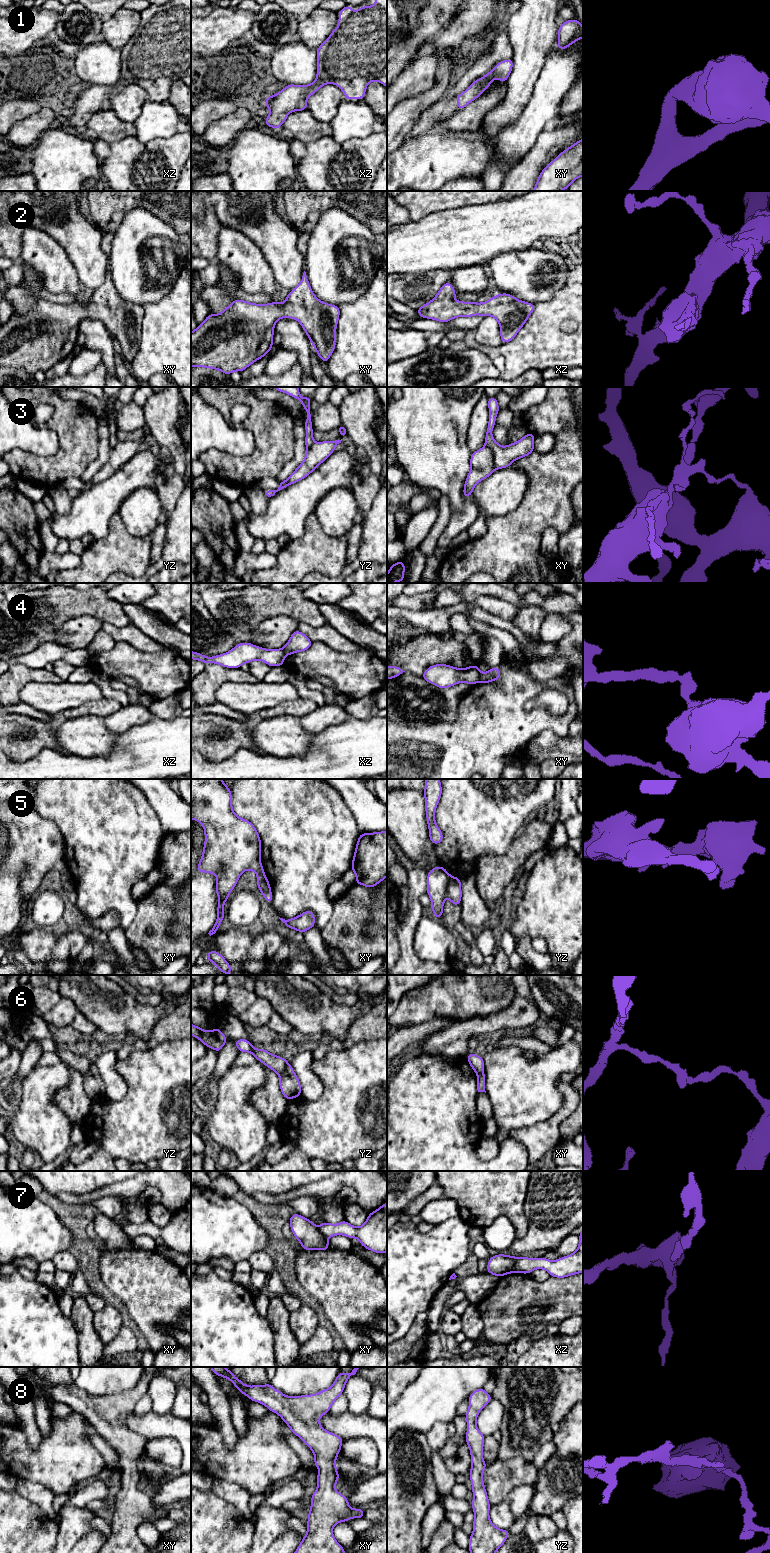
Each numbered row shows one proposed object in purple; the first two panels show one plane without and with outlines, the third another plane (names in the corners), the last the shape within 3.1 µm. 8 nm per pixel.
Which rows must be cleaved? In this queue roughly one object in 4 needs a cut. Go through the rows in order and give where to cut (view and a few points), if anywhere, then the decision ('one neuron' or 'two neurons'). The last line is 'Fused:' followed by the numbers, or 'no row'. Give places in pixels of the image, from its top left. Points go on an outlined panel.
1: cut none; one neuron
2: cut none; one neuron
3: cut xy (485, 445), (492, 453), (493, 466), (495, 468); two neurons
4: cut xy (482, 673), (479, 681); two neurons
5: cut yz (450, 876), (446, 895); two neurons
6: cut yz (288, 1064), (279, 1075); two neurons
7: cut xz (518, 1257), (513, 1271); two neurons
8: cut none; one neuron
Fused: 3, 4, 5, 6, 7

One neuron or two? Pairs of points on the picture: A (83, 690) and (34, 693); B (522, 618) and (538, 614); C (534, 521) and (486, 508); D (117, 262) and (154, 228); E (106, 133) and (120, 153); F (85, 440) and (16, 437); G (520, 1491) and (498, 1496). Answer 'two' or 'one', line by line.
A: one
B: one
C: two
D: one
E: two
F: two
G: two

